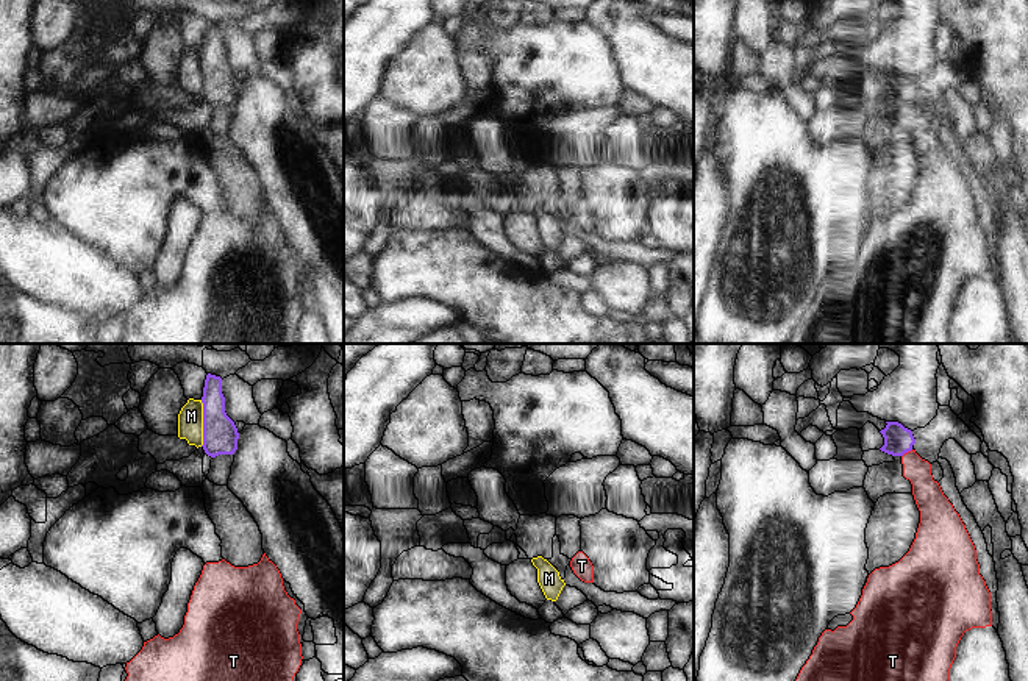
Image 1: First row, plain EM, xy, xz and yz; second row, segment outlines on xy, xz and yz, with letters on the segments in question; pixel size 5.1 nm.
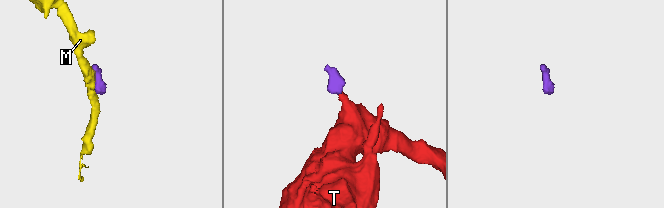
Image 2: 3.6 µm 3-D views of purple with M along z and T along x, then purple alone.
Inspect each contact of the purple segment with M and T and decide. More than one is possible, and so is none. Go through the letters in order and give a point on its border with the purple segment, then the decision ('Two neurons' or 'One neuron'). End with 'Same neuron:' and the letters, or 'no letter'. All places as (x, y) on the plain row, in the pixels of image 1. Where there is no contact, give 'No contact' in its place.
M: Touches purple at xy (203, 74). Two neurons
T: Touches purple at yz (906, 102). One neuron
Same neuron: T.

